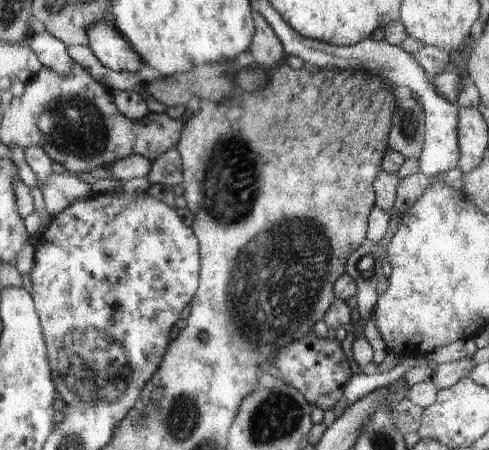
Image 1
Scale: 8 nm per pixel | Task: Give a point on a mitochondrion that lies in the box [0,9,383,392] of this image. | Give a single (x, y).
(290, 263)

